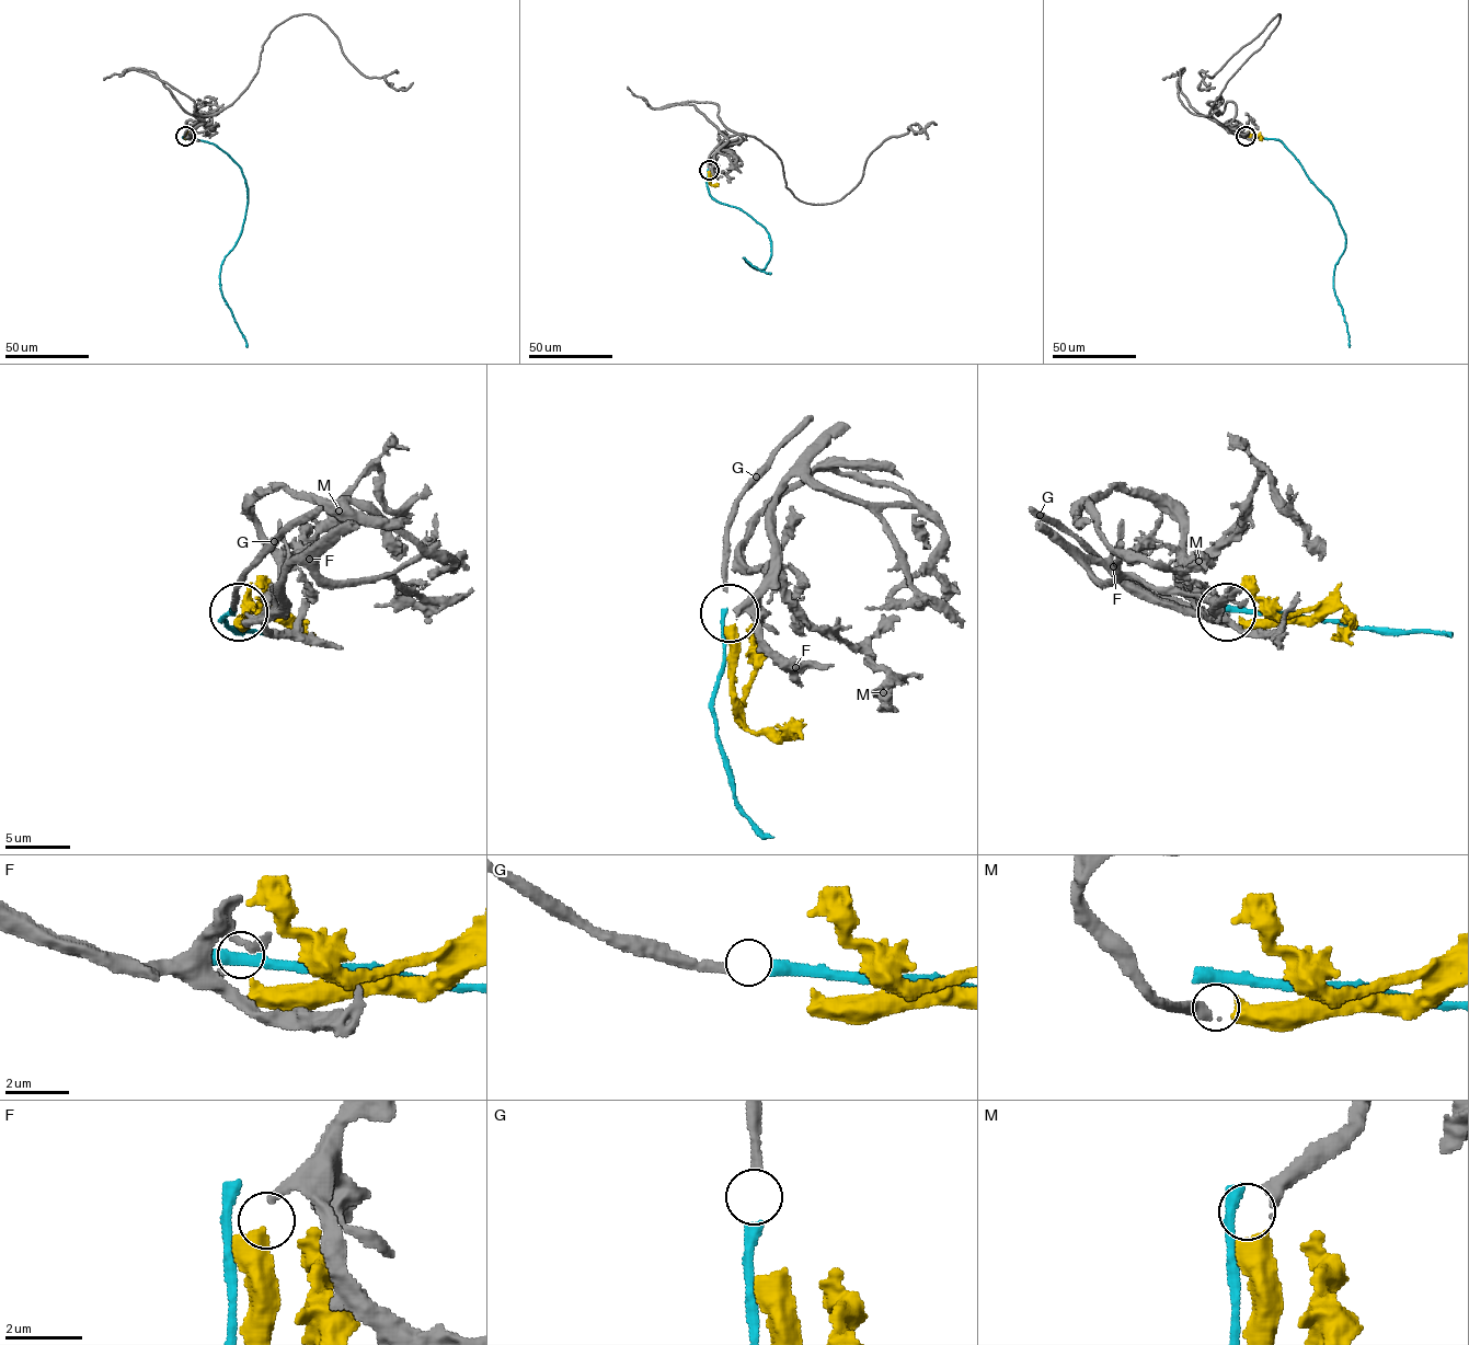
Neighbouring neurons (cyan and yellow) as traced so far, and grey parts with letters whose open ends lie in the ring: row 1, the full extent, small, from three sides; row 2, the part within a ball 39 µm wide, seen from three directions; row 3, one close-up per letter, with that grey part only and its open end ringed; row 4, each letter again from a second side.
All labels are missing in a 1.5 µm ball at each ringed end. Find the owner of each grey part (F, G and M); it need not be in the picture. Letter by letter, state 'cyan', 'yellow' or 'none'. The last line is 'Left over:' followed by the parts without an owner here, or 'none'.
F: none
G: cyan
M: yellow
Left over: F

